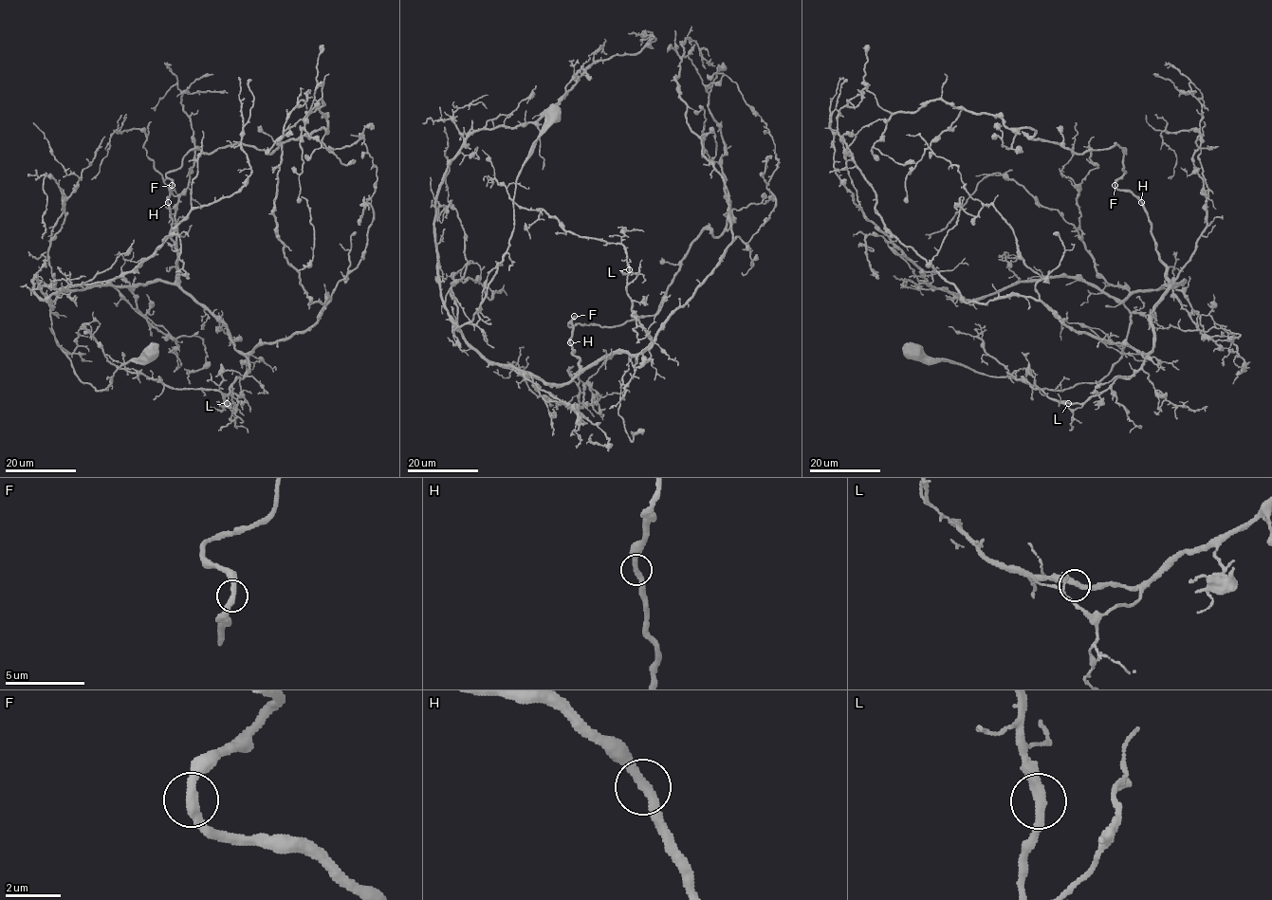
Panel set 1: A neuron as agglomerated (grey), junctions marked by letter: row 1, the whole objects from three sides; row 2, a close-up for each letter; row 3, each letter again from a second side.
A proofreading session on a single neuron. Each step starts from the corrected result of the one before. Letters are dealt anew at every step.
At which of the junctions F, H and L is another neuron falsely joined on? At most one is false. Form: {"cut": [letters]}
{"cut": []}

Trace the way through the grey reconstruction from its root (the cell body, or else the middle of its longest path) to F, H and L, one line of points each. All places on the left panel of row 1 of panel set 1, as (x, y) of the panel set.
F: (152, 352), (97, 390), (57, 343), (49, 305), (62, 292), (91, 285), (176, 283), (172, 185)
H: (152, 352), (97, 390), (57, 343), (49, 305), (62, 292), (91, 285), (176, 283), (168, 202)
L: (152, 352), (97, 390), (57, 343), (50, 303), (91, 285), (176, 284), (224, 323), (248, 361), (227, 403)

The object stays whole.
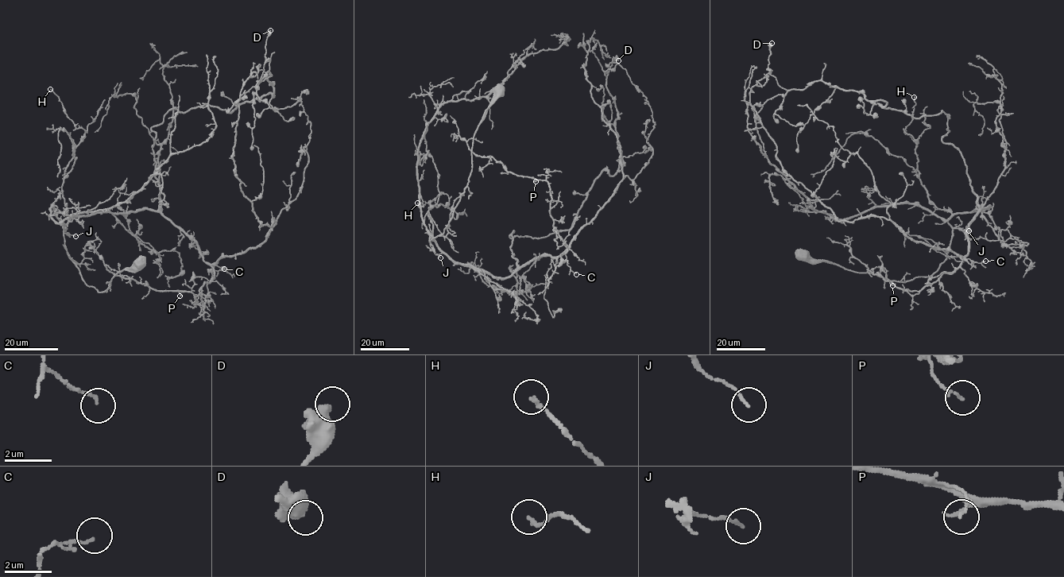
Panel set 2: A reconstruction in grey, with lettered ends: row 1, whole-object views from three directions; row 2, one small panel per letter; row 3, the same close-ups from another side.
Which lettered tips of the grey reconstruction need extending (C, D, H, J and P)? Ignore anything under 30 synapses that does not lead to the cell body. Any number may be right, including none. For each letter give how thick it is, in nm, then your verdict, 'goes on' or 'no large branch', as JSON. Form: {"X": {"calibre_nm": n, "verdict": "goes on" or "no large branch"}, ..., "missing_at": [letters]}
{"C": {"calibre_nm": 100, "verdict": "no large branch"}, "D": {"calibre_nm": 500, "verdict": "no large branch"}, "H": {"calibre_nm": 160, "verdict": "no large branch"}, "J": {"calibre_nm": 120, "verdict": "no large branch"}, "P": {"calibre_nm": 130, "verdict": "no large branch"}, "missing_at": []}

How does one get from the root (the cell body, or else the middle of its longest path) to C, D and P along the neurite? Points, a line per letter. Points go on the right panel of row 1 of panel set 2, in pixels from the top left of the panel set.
C: (802, 255), (890, 280), (929, 276), (949, 248), (948, 221), (989, 206), (966, 233), (965, 258), (985, 261)
D: (802, 255), (929, 276), (948, 221), (989, 206), (942, 141), (948, 114), (822, 81), (783, 89), (771, 43)
P: (802, 255), (890, 280), (929, 276), (949, 248), (948, 221), (989, 206), (953, 271), (918, 291), (892, 285)

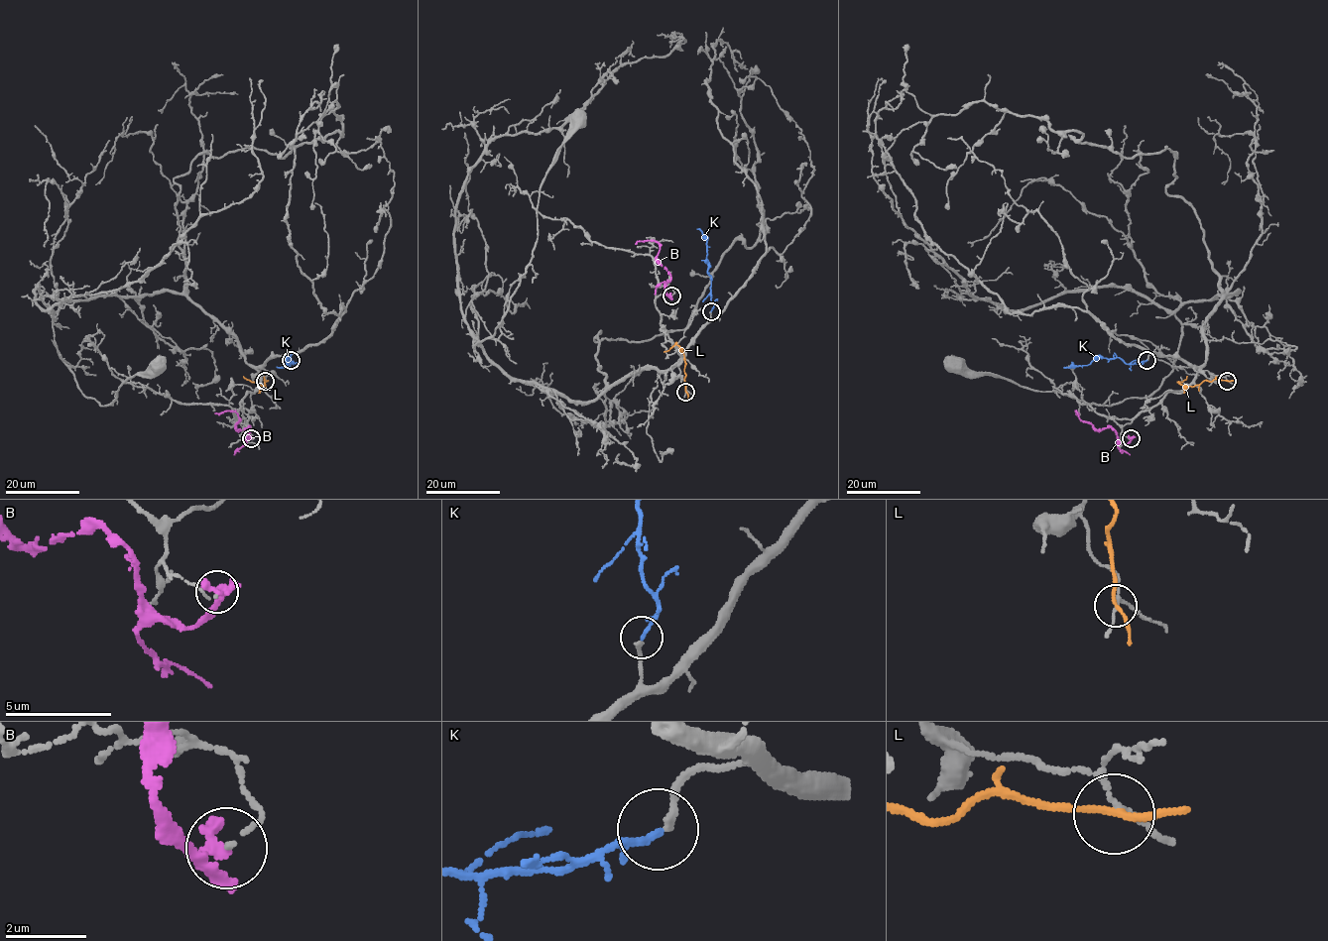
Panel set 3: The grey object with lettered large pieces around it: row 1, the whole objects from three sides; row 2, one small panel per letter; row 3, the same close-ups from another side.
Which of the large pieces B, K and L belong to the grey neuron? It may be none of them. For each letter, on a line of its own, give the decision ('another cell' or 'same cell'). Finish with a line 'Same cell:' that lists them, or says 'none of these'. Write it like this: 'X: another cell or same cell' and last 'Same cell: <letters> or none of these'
B: another cell
K: same cell
L: another cell
Same cell: K

